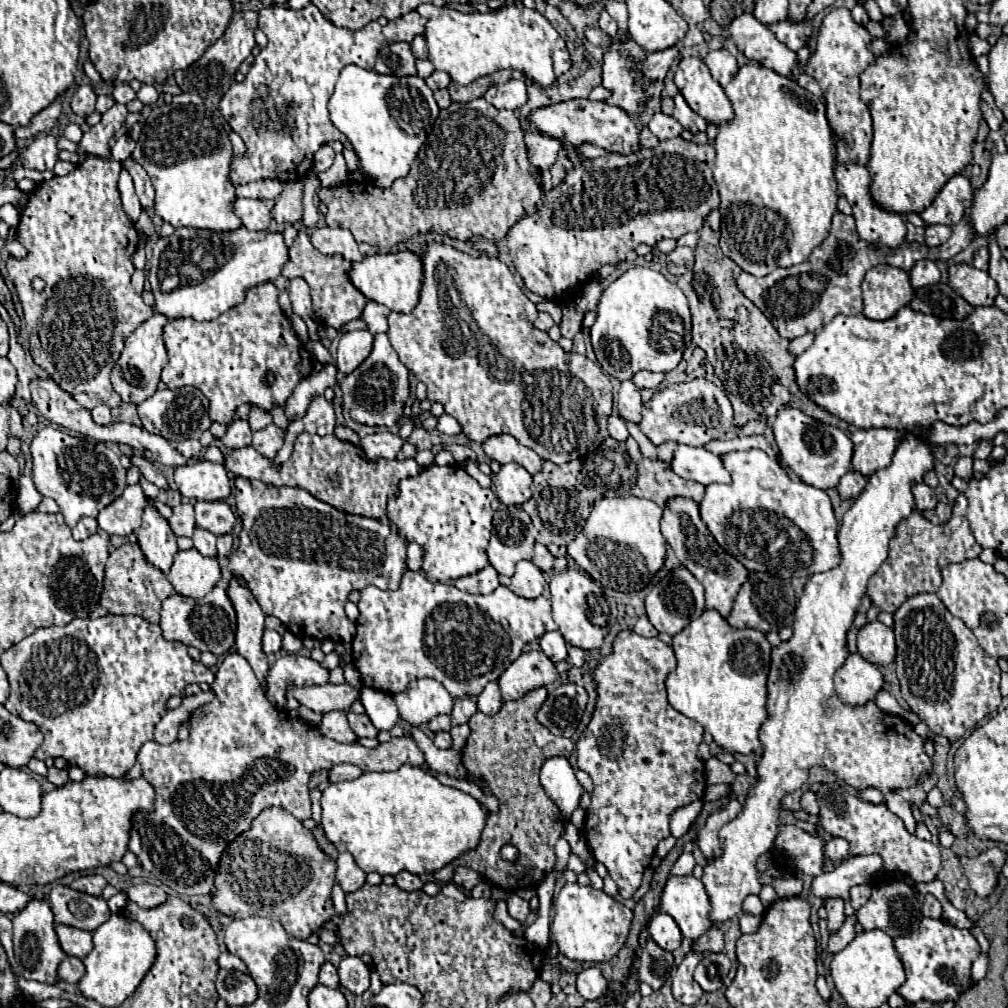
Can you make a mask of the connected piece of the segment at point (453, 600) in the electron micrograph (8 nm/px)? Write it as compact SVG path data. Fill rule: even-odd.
M408 570L402 576L402 584L396 592L384 592L380 588L366 586L360 596L360 616L356 620L358 632L352 642L352 662L362 674L364 686L382 690L386 694L398 694L412 680L428 676L444 684L454 698L478 696L490 680L496 680L520 656L524 644L540 638L548 630L558 630L556 622L552 620L550 600L546 596L528 600L516 596L508 586L498 586L488 595L471 595L452 584L430 582L424 574Z

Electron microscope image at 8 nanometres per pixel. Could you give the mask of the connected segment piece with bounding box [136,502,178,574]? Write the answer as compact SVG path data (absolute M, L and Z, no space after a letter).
M152 502L144 510L142 526L136 530L136 538L148 564L168 574L174 554L178 552L176 536L170 530L168 522L152 508Z

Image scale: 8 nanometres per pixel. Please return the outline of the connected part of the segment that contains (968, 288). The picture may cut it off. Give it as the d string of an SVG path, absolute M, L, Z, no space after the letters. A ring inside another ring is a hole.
M952 264L948 268L948 284L972 306L992 306L998 294L996 286L990 288L990 274L970 264Z

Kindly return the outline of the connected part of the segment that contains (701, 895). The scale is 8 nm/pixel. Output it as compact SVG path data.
M670 876L662 894L660 910L670 914L690 940L702 936L712 922L708 920L710 902L704 884L694 876Z

